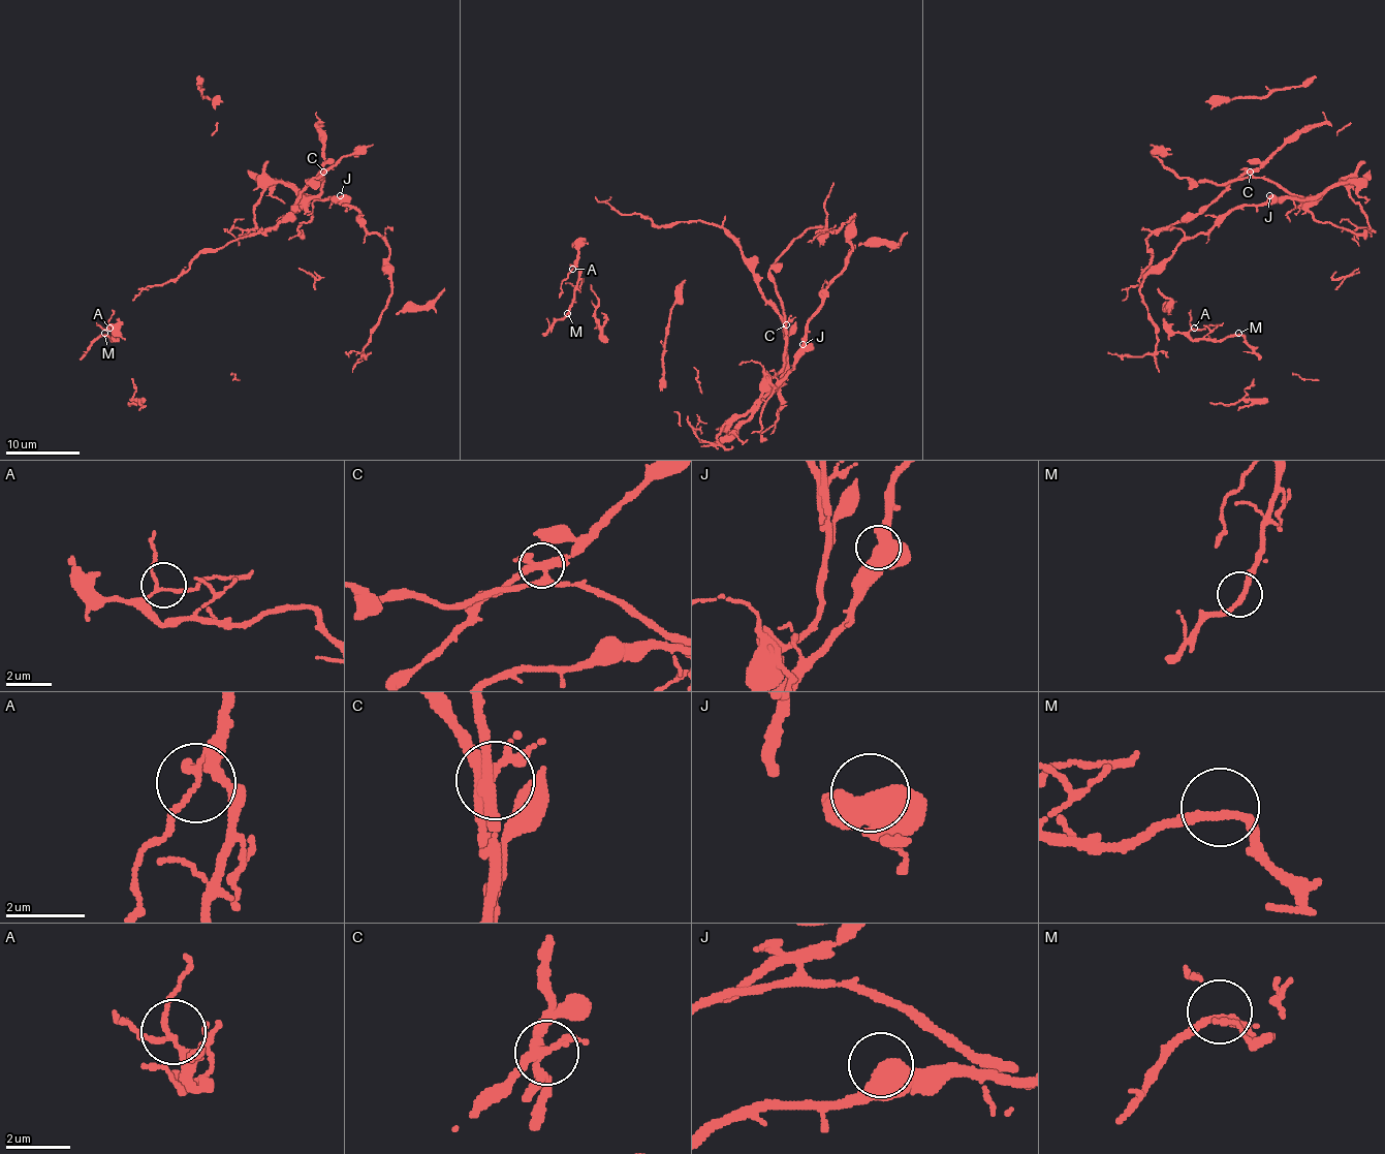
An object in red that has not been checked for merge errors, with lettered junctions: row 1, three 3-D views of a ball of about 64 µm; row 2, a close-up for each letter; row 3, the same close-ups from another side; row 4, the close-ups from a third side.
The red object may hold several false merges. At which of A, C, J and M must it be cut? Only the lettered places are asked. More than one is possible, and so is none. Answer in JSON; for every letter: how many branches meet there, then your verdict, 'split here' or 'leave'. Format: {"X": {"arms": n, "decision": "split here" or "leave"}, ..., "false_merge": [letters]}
{"A": {"arms": 3, "decision": "leave"}, "C": {"arms": 6, "decision": "split here"}, "J": {"arms": 3, "decision": "leave"}, "M": {"arms": 2, "decision": "leave"}, "false_merge": ["C"]}

